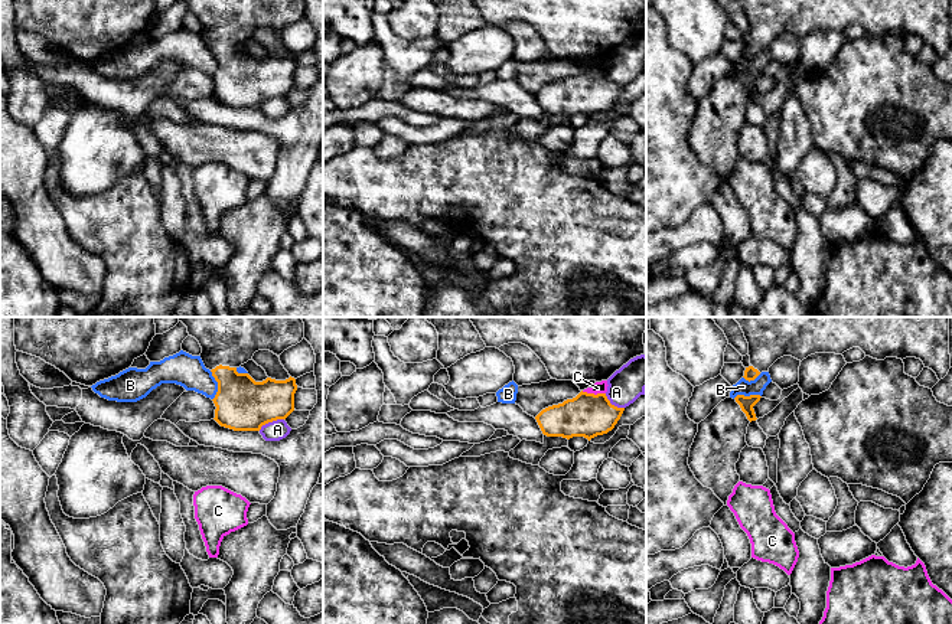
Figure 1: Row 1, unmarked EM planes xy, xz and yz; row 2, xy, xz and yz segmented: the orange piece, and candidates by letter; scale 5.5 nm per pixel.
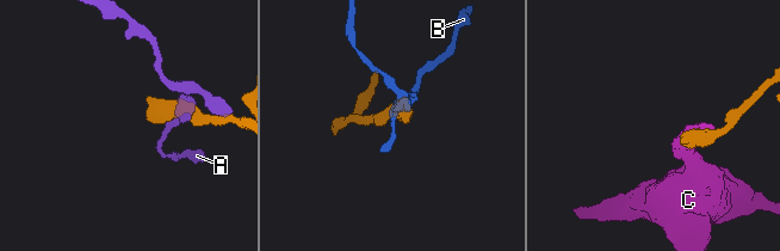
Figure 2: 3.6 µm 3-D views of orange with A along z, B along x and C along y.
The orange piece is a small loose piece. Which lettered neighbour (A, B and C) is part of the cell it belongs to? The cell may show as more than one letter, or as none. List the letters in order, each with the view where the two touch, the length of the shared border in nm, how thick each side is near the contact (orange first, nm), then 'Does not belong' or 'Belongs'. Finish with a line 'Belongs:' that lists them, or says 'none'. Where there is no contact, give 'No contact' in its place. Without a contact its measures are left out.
A: Touches orange in xy. Shared border 160 nm. Thickness 300 nm (orange) against 110 nm. Does not belong
B: Touches orange in xy. Shared border 170 nm. Thickness 300 nm (orange) against 180 nm. Does not belong
C: Touches orange in xz. Shared border 140 nm. Thickness 240 nm (orange) against 60 nm. Does not belong
Belongs: none

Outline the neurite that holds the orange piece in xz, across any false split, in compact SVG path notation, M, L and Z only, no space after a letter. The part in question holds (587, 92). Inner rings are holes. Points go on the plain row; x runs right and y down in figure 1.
M581 68L573 76L542 86L535 97L547 114L584 114L590 118L612 108L623 88L612 82L606 71Z

